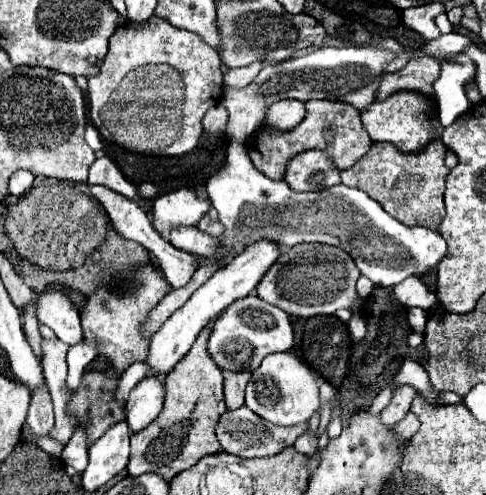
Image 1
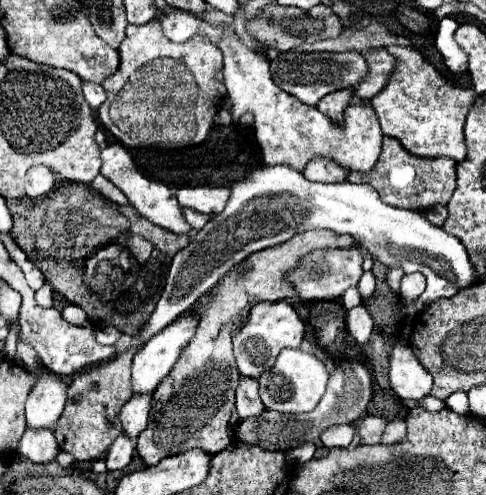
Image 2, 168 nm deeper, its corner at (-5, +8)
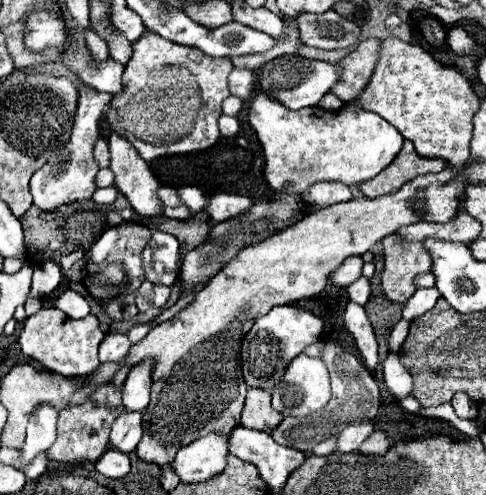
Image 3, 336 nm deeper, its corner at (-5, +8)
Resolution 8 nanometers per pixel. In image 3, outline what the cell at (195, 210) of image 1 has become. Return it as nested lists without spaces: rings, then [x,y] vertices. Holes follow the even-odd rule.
[[[212,194],[208,198],[208,204],[204,208],[204,212],[214,220],[214,222],[222,222],[228,218],[234,218],[236,214],[246,212],[252,206],[252,200],[240,194]]]

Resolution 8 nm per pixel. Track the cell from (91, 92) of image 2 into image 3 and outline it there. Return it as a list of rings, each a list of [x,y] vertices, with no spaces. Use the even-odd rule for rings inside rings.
[[[82,86],[78,92],[80,92],[78,112],[74,118],[74,128],[72,128],[72,136],[70,136],[68,144],[56,156],[52,156],[38,172],[34,172],[34,176],[30,180],[30,192],[34,196],[34,204],[40,210],[54,210],[60,204],[70,204],[76,200],[90,200],[92,192],[96,190],[94,176],[98,172],[98,164],[96,164],[92,152],[94,152],[96,140],[100,136],[98,134],[100,114],[102,114],[104,106],[110,102],[110,98],[108,98],[110,94],[94,90],[90,86]]]

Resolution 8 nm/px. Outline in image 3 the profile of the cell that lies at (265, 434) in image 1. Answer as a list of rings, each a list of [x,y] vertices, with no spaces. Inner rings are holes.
[[[328,342],[326,350],[322,354],[322,360],[330,372],[332,378],[332,398],[330,402],[316,414],[304,416],[304,418],[284,418],[276,428],[268,430],[270,436],[288,448],[296,448],[302,452],[310,452],[316,444],[322,440],[336,436],[346,424],[362,422],[362,420],[374,420],[378,412],[378,384],[368,368],[350,352],[344,352],[338,344]]]

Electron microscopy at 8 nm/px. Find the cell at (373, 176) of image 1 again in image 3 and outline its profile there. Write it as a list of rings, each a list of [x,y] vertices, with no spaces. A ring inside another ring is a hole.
[[[404,140],[400,154],[396,154],[396,158],[392,160],[392,164],[382,170],[378,176],[374,176],[372,180],[366,180],[362,184],[358,184],[360,192],[368,198],[376,198],[382,194],[392,194],[396,190],[400,190],[406,182],[410,182],[412,178],[420,176],[420,174],[436,174],[442,172],[448,164],[440,158],[422,158],[416,154],[414,144]]]

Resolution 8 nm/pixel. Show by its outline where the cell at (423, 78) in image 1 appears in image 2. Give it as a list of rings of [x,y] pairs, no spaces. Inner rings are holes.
[[[370,48],[364,58],[368,64],[368,76],[360,84],[354,86],[354,94],[360,100],[370,100],[386,86],[392,70],[396,66],[396,58],[392,54],[388,54],[386,48]]]

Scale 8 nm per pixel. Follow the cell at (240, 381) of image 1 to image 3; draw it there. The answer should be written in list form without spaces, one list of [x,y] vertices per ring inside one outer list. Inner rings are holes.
[[[248,388],[242,420],[240,424],[252,430],[270,430],[282,420],[282,414],[276,412],[270,404],[270,392],[268,390],[254,390]]]

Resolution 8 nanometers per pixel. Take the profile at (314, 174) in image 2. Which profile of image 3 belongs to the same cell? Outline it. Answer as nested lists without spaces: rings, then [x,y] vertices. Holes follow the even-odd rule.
[[[318,182],[308,190],[306,198],[312,204],[324,208],[324,206],[332,206],[332,204],[350,200],[352,192],[350,192],[350,188],[346,184],[340,184],[340,182]]]

